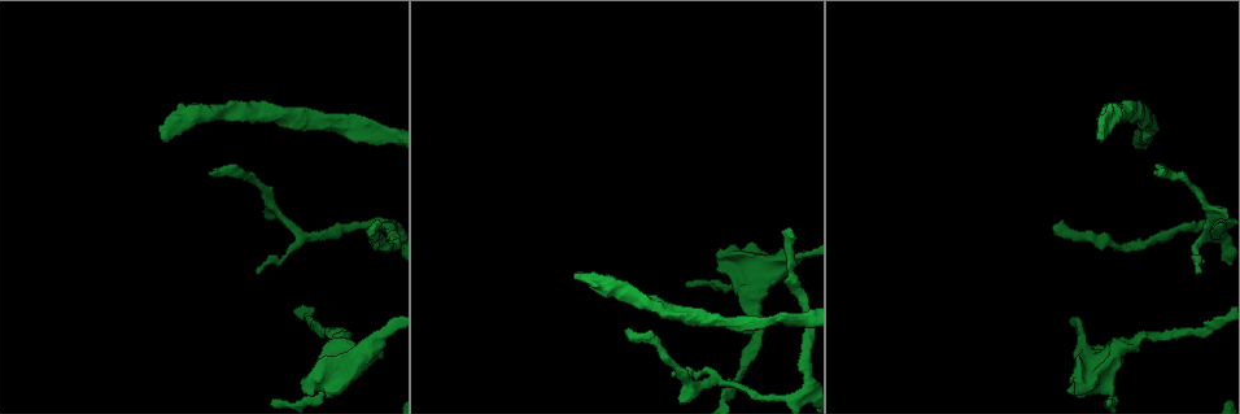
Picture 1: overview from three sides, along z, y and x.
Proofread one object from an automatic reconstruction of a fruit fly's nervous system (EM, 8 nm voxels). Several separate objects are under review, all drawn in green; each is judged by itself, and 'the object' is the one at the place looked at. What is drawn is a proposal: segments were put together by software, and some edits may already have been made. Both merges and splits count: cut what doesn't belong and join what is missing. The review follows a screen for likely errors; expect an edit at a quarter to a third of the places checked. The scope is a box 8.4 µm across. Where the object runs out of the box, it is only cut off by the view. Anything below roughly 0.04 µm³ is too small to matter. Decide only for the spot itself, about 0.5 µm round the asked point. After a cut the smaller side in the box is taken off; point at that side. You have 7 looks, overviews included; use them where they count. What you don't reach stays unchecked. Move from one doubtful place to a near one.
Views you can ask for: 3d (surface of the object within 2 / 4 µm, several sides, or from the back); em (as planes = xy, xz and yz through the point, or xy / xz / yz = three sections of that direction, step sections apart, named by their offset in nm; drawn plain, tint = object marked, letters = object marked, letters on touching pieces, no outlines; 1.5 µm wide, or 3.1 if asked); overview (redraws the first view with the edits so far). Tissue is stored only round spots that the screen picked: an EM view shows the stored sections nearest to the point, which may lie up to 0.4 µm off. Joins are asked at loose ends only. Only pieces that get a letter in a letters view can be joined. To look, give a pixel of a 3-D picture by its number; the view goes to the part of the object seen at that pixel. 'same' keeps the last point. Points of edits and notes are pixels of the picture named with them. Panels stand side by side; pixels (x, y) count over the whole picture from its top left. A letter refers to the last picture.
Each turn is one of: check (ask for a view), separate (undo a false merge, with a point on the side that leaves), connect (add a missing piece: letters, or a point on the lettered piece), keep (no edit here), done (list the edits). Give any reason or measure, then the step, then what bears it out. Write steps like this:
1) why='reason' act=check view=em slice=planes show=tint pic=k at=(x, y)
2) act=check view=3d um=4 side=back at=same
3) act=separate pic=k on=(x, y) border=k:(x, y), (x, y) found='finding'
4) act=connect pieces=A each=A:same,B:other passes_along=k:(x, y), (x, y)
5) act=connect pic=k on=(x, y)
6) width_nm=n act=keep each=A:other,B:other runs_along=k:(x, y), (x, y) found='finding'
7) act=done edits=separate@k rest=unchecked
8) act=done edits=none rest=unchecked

why='thin end' act=check view=3d um=2 pic=1 at=(675, 373)

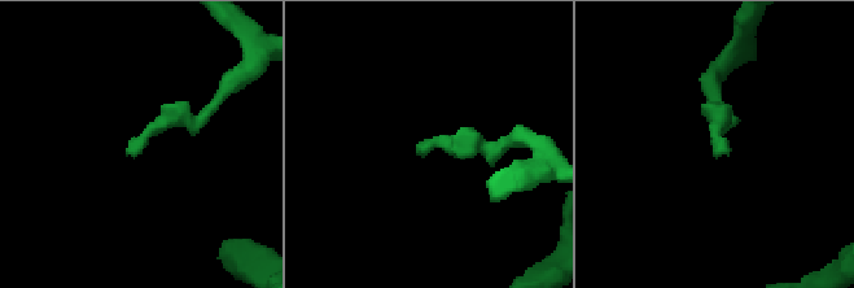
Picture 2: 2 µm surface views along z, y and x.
act=check view=em slice=xy step=8 show=letters pic=2 at=(427, 139)

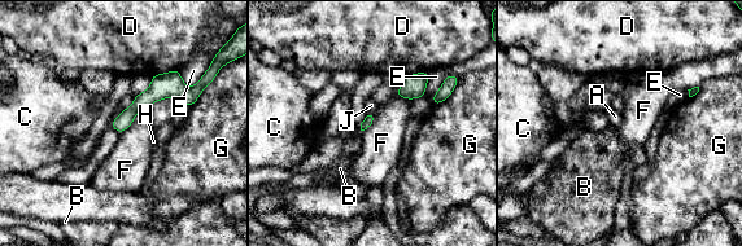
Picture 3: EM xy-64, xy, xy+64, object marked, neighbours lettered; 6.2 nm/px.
act=keep each=A:other,B:other,C:other,D:other,E:other,F:other,G:other,H:other,J:other found='none of them fits'

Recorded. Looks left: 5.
why='an open end' act=check view=em slice=planes show=letters pic=1 at=(1158, 174)

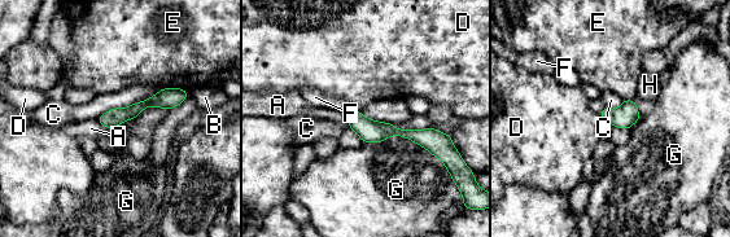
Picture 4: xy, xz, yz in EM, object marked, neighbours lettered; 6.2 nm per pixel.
width_nm=110 act=connect pieces=F each=A:other,B:other,C:other,D:other,E:other,F:same,G:other,H:other passes_along=4:(370, 131), (348, 110), (315, 97) found='it goes on there'

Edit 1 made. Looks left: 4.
why='redraw' act=check view=overview

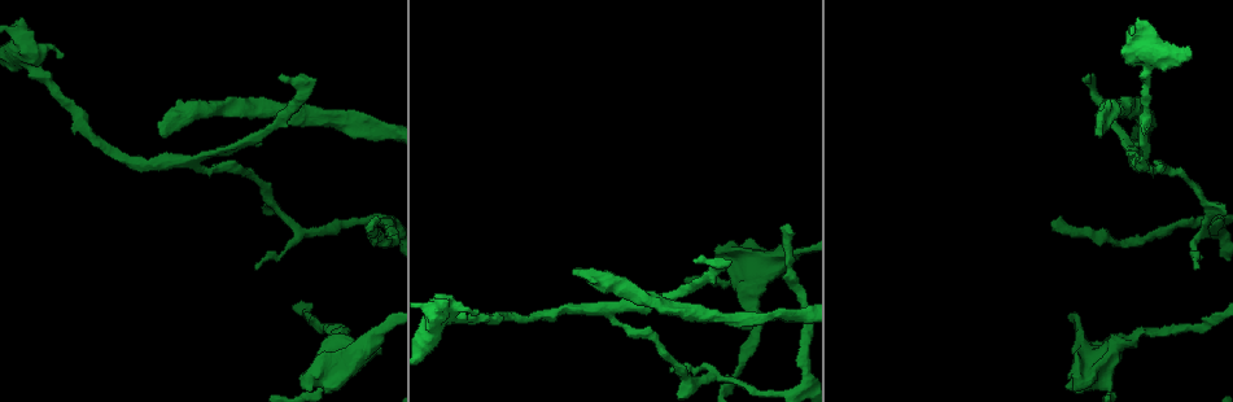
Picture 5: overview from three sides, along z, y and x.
why='sudden change in width' act=check view=em slice=planes show=tint pic=5 at=(757, 312)

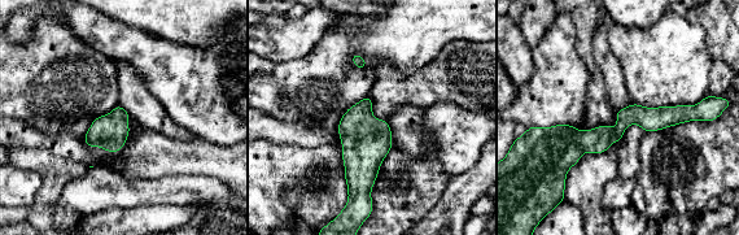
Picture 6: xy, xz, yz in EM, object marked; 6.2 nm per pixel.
why='see the neighbours' act=check view=em slice=planes show=letters at=same

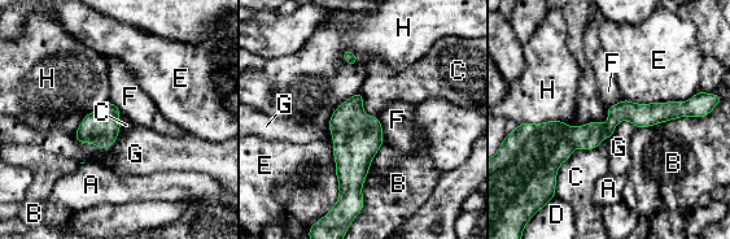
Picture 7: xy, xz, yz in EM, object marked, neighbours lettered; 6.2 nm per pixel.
act=keep each=A:other,B:other,C:other,D:other,E:other,F:other,G:other,H:other runs_along=7:(690, 111), (536, 131) found='one neuron here'

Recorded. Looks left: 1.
act=done edits=connect@4 rest=unchecked

